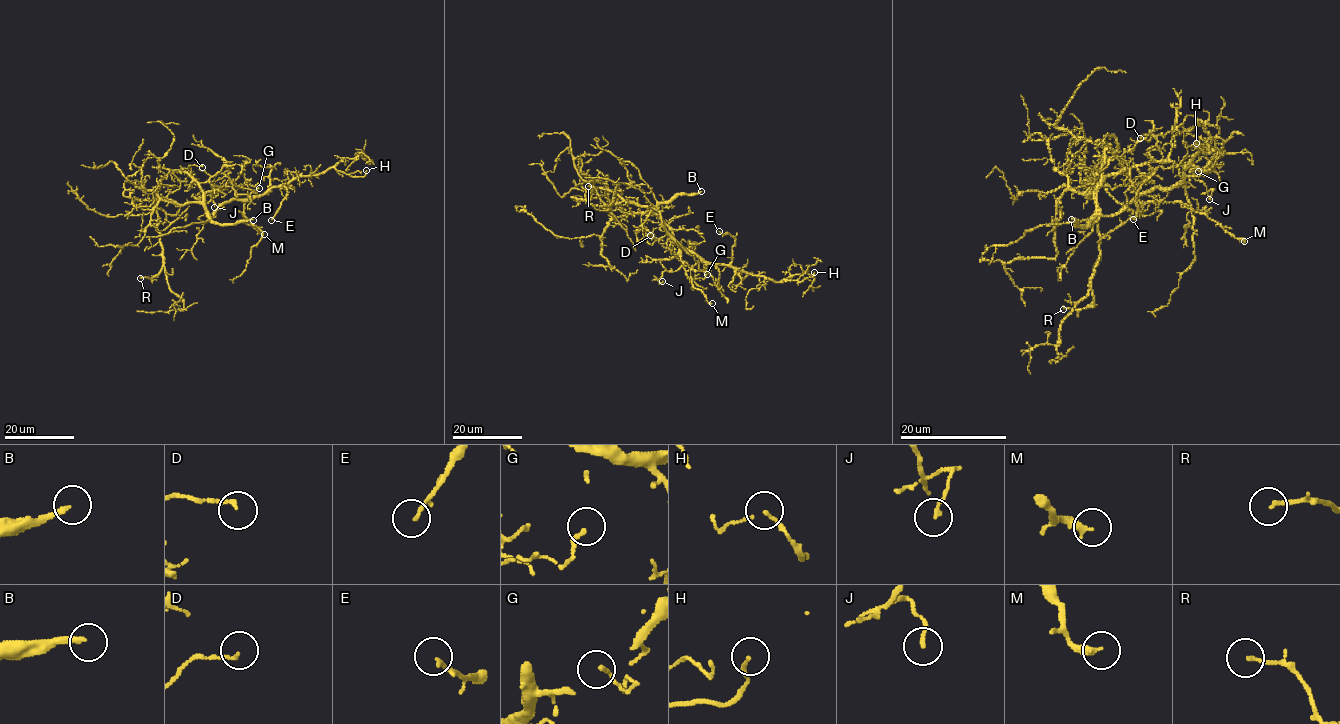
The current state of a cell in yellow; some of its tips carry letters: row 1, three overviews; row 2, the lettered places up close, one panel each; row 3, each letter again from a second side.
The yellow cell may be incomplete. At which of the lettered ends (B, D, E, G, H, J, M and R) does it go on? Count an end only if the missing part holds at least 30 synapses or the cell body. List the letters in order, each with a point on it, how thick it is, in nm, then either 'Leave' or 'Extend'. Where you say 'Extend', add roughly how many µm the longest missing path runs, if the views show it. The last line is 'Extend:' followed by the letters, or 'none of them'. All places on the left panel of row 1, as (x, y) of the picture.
B: Place: (253, 220). Thickness 200 nm. Extend. Missing length about 400 µm
D: Place: (202, 167). Thickness 120 nm. Leave
E: Place: (271, 220). Thickness 100 nm. Leave
G: Place: (259, 188). Thickness 140 nm. Leave
H: Place: (366, 170). Thickness 140 nm. Leave
J: Place: (214, 207). Thickness 130 nm. Leave
M: Place: (264, 234). Thickness 300 nm. Leave
R: Place: (140, 278). Thickness 140 nm. Leave
Extend: B

